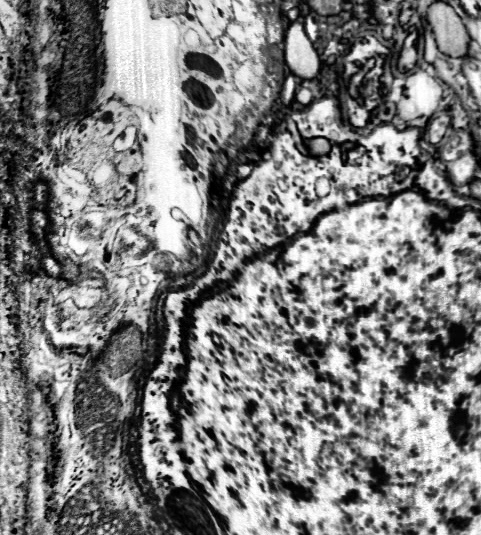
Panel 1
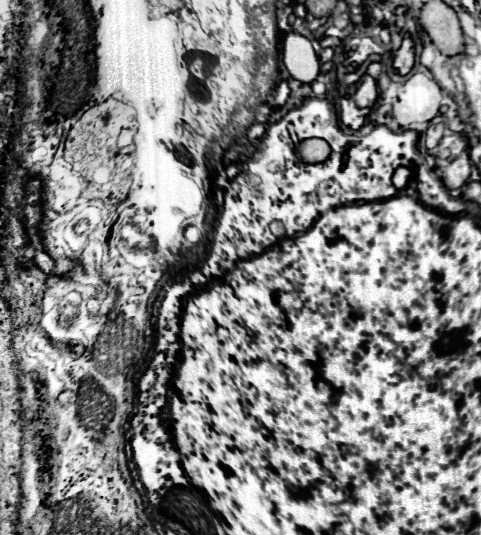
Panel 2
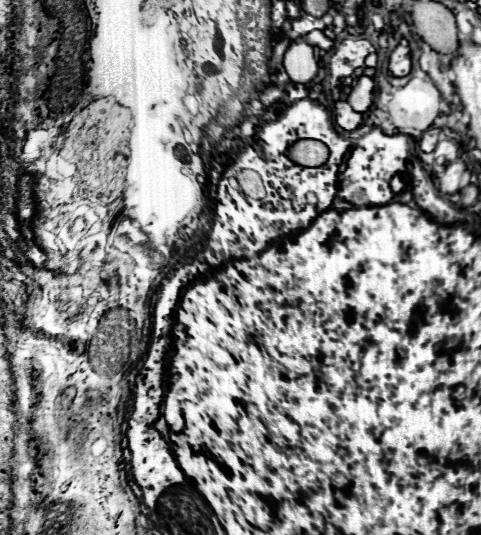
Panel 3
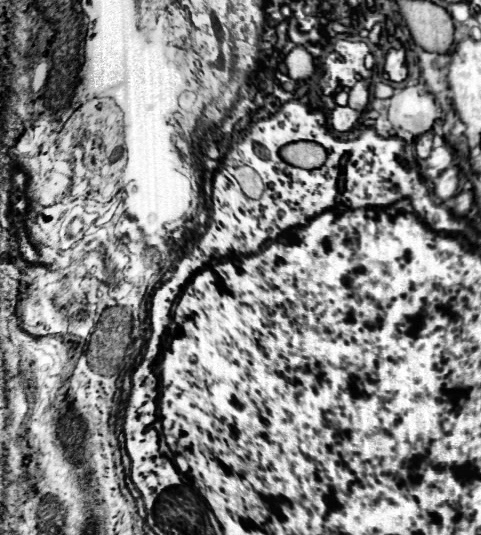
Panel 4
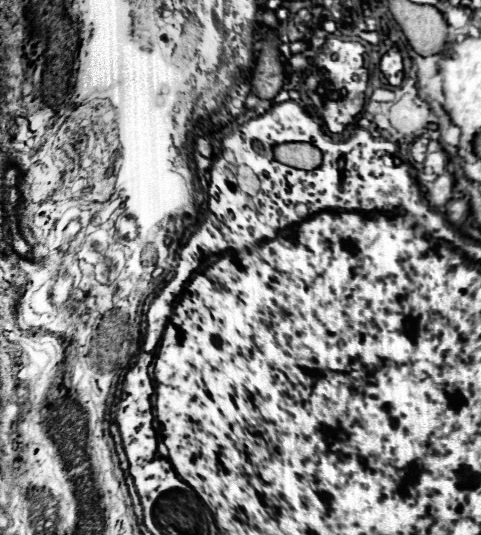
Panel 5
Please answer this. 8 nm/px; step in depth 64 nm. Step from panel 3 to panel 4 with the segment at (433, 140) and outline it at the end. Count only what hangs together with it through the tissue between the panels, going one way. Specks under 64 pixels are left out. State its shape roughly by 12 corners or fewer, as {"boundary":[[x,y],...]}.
{"boundary":[[432,130],[416,138],[418,158],[432,152]]}

